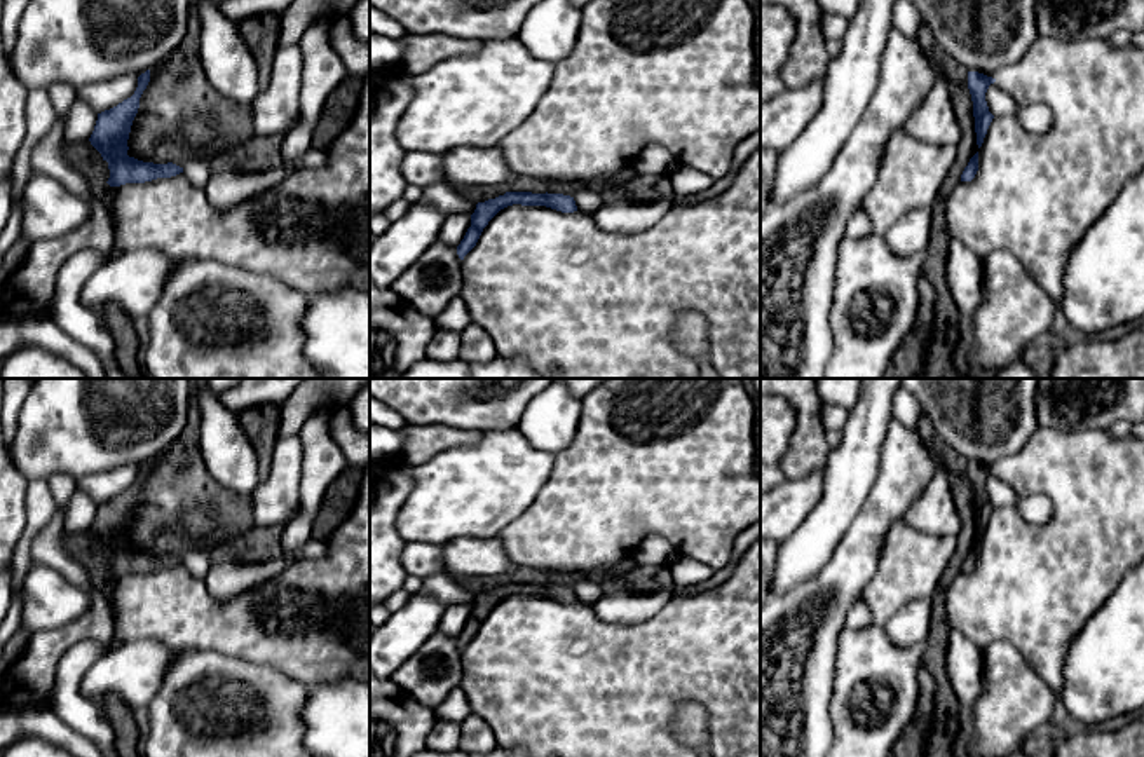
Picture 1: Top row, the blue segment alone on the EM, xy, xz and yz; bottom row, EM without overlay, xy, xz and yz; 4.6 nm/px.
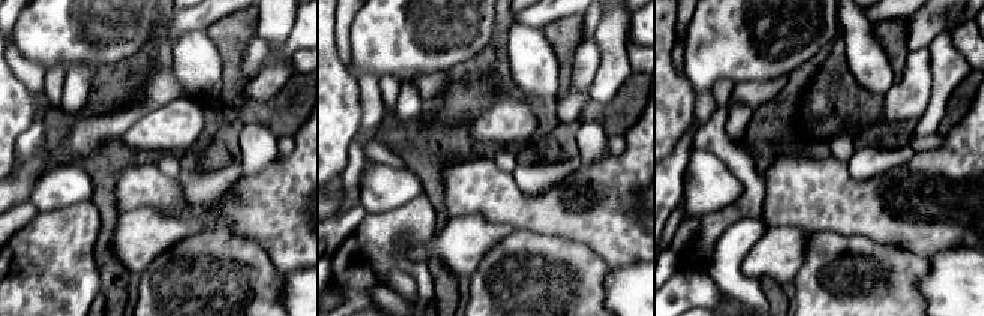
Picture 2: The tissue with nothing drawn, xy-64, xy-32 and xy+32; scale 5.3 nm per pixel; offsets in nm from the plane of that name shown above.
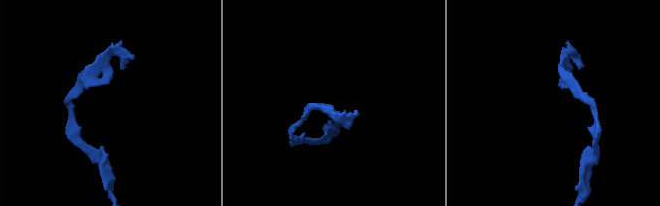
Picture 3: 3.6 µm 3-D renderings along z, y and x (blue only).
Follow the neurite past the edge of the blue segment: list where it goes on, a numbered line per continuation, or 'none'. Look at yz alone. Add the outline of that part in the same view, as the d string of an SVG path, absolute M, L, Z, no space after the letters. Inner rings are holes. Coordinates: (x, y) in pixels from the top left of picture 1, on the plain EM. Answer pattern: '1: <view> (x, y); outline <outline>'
none

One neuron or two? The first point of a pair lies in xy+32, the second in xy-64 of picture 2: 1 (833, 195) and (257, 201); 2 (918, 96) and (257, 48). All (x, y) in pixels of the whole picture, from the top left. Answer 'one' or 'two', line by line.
1: one
2: one

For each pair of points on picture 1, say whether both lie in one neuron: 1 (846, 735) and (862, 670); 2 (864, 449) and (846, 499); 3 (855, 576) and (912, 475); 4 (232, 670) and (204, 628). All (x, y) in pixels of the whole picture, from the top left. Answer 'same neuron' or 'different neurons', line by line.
1: same neuron
2: same neuron
3: same neuron
4: different neurons

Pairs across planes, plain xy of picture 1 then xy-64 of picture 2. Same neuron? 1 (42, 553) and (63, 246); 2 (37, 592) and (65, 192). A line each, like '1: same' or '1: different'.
1: same
2: same

